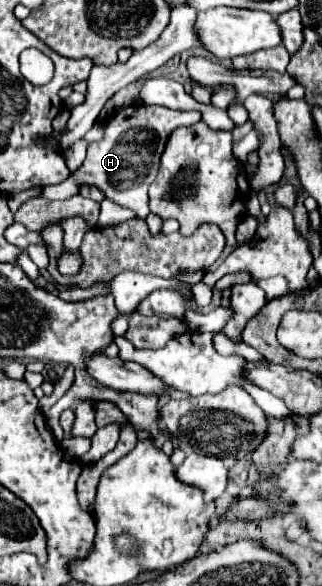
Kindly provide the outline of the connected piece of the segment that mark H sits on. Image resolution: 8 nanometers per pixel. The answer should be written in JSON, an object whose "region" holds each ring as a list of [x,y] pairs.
{"region":[[[134,105],[120,109],[108,123],[106,135],[100,143],[90,143],[88,155],[82,167],[76,171],[76,179],[43,188],[41,197],[49,200],[65,200],[78,193],[78,183],[98,187],[108,199],[136,213],[138,219],[146,219],[148,209],[148,187],[156,179],[160,167],[160,155],[164,151],[170,131],[176,127],[188,127],[202,121],[200,111],[172,111],[156,105]]]}

